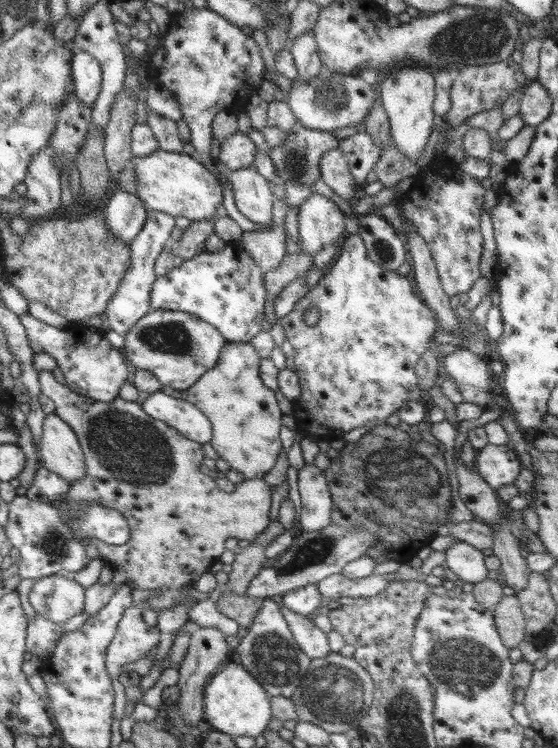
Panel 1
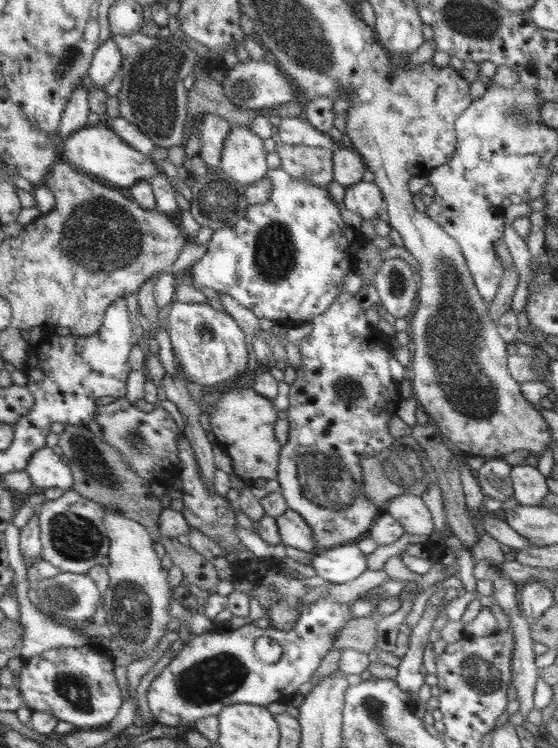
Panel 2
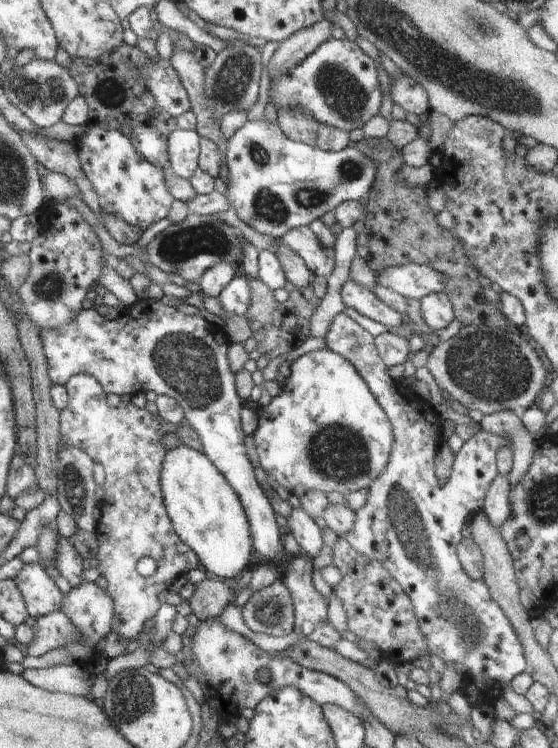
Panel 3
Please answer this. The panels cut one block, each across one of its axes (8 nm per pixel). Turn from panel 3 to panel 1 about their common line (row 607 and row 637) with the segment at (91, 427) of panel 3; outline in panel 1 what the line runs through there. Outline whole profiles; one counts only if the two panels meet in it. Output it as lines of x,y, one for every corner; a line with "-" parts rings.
127,608
117,624
114,638
107,650
105,667
108,673
112,672
109,676
119,678
117,671
122,665
136,663
140,658
144,658
158,647
158,642
158,627
146,624
140,609

